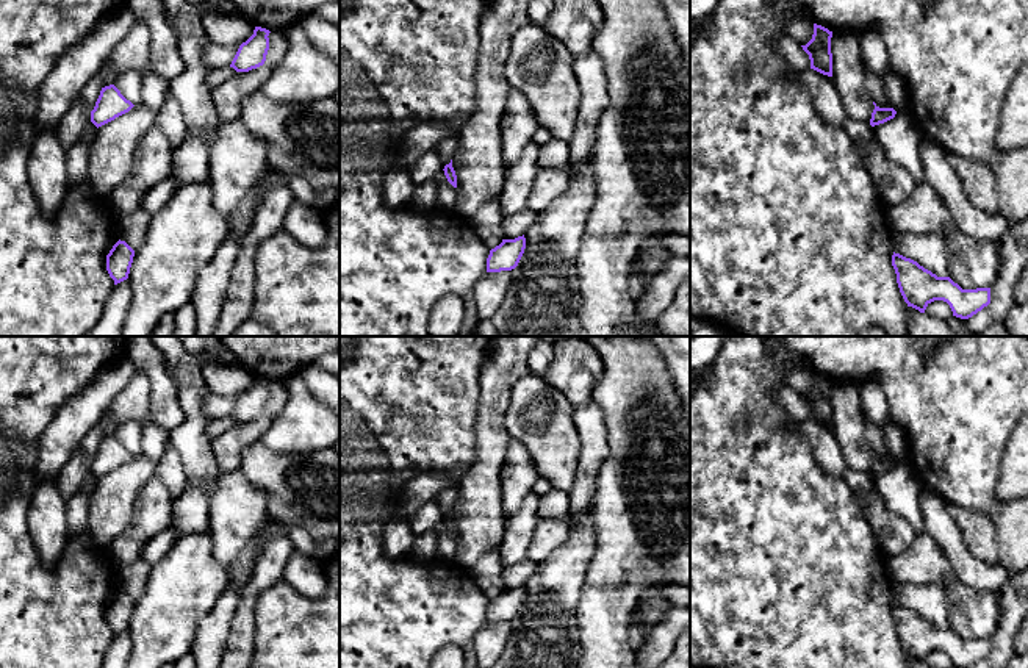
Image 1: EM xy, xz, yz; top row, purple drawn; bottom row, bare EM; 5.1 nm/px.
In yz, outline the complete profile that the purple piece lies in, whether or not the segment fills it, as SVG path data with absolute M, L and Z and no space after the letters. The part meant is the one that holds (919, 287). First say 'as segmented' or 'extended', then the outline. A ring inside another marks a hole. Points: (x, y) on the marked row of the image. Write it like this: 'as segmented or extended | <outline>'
as segmented | M895 252L892 266L904 302L920 313L925 313L931 302L944 300L953 316L969 319L990 303L990 288L962 289L950 277L937 277L917 261Z

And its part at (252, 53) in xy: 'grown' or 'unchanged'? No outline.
unchanged

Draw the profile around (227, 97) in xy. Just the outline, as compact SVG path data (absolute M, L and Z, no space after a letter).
M271 31L268 38L269 50L263 66L249 72L236 72L216 89L210 91L219 124L239 119L243 100L255 91L260 91L274 67L283 59L288 50L288 41L283 31Z

